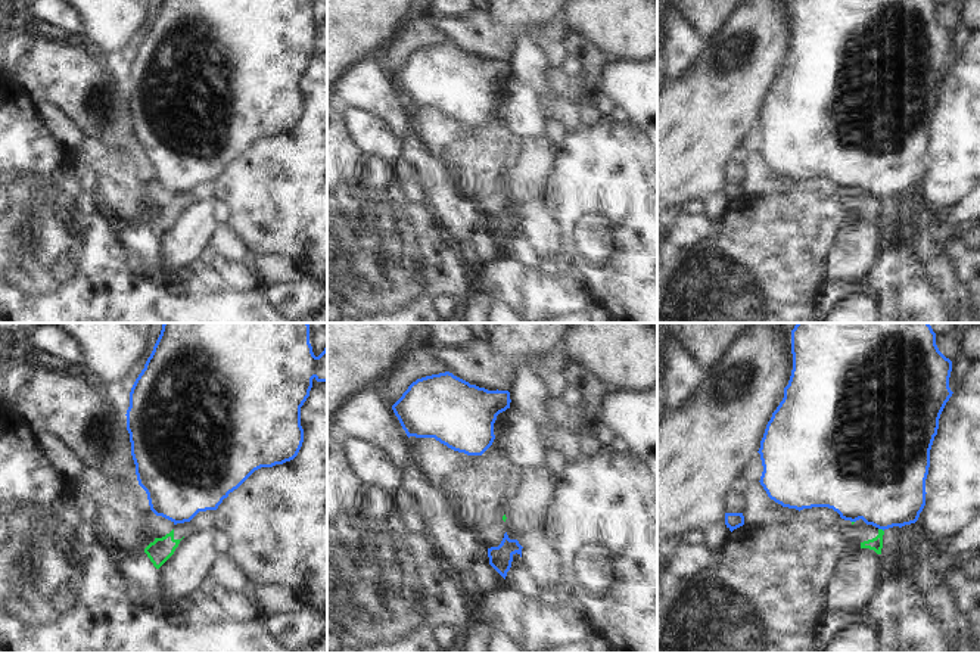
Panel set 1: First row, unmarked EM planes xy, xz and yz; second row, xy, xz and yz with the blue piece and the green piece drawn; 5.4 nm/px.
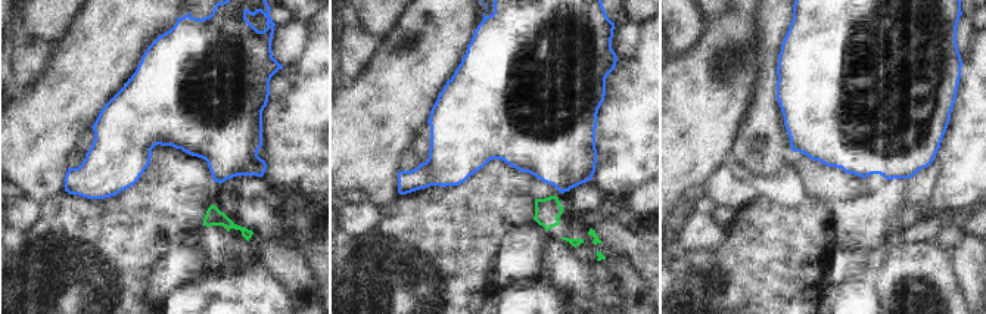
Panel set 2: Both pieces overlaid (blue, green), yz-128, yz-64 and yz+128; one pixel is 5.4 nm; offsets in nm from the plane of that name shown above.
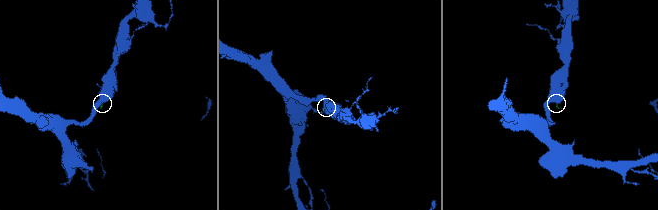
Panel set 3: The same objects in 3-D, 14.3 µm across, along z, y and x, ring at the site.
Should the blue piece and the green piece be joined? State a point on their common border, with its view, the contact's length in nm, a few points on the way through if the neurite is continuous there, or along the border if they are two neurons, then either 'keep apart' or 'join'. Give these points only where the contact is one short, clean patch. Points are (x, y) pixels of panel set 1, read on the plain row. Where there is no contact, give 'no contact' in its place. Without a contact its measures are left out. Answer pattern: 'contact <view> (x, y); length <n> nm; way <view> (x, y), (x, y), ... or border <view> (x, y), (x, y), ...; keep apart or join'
contact yz (882, 198); length 40 nm; border yz (879, 198), (883, 201); keep apart

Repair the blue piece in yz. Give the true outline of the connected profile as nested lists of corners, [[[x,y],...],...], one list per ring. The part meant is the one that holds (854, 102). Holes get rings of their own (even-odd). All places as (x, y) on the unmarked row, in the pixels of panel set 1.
[[[791,0],[791,24],[793,40],[788,55],[784,57],[784,68],[768,91],[757,121],[763,136],[759,152],[768,167],[783,177],[799,181],[812,177],[828,177],[844,190],[856,192],[862,189],[867,195],[883,200],[915,193],[925,175],[930,119],[937,105],[939,88],[953,63],[949,57],[952,31],[939,21],[936,3],[933,0]]]

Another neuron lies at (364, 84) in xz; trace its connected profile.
[[[371,55],[351,65],[340,75],[333,96],[349,108],[360,108],[383,121],[399,143],[413,127],[408,106],[398,87]]]

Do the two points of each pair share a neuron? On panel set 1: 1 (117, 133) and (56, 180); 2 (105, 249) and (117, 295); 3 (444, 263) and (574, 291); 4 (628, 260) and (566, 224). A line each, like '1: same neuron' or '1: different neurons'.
1: different neurons
2: same neuron
3: different neurons
4: same neuron

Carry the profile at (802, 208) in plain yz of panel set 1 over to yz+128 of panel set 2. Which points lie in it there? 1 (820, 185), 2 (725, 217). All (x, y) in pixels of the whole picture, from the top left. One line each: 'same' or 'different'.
1: different
2: different

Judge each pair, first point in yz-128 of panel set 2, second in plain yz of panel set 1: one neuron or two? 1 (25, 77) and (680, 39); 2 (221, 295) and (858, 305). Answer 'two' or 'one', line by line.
1: one
2: one

